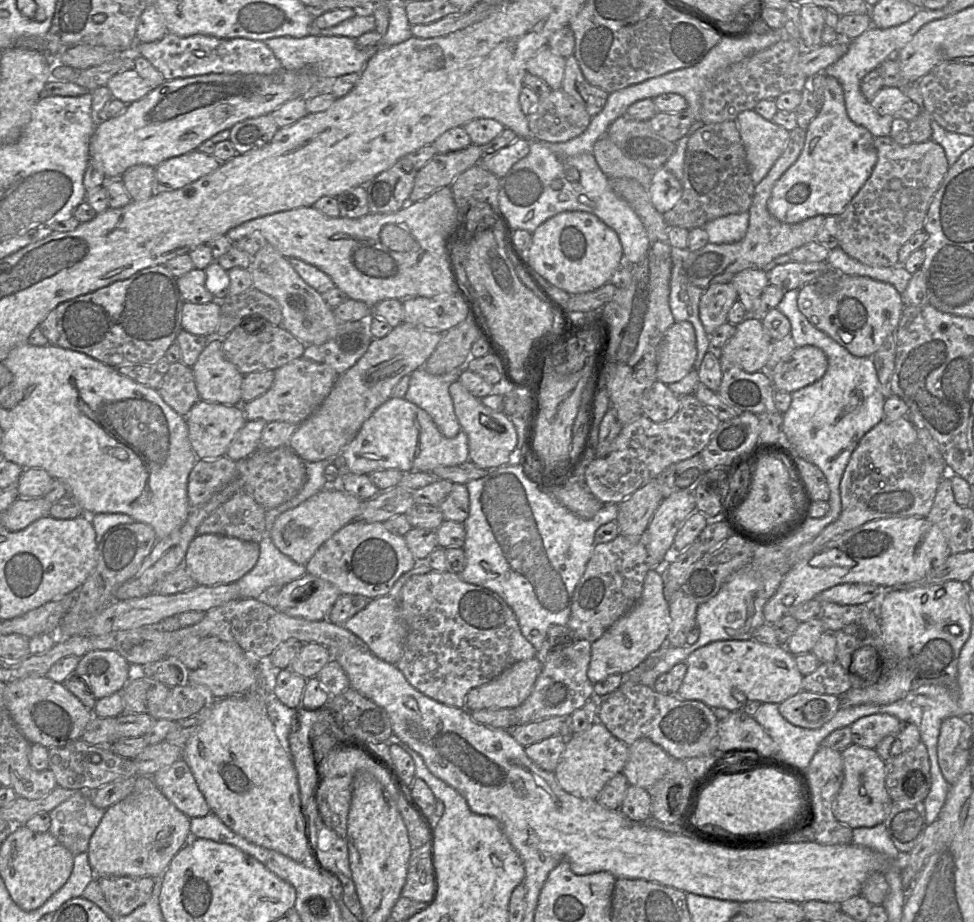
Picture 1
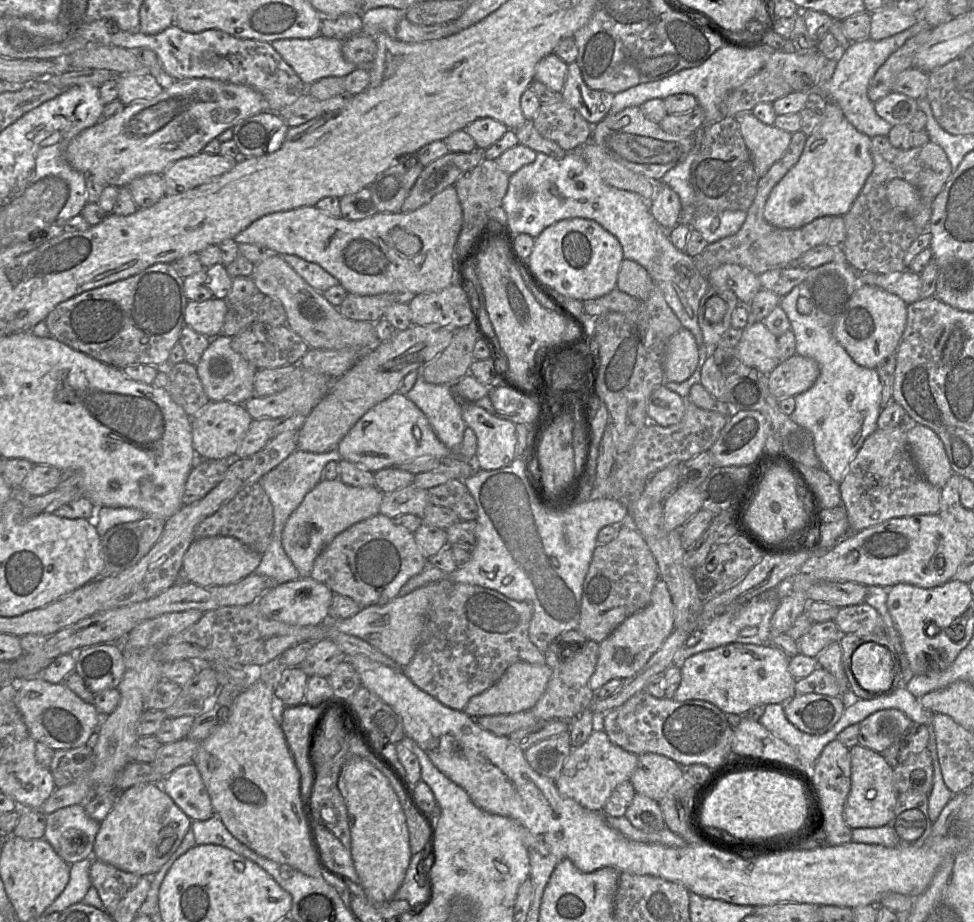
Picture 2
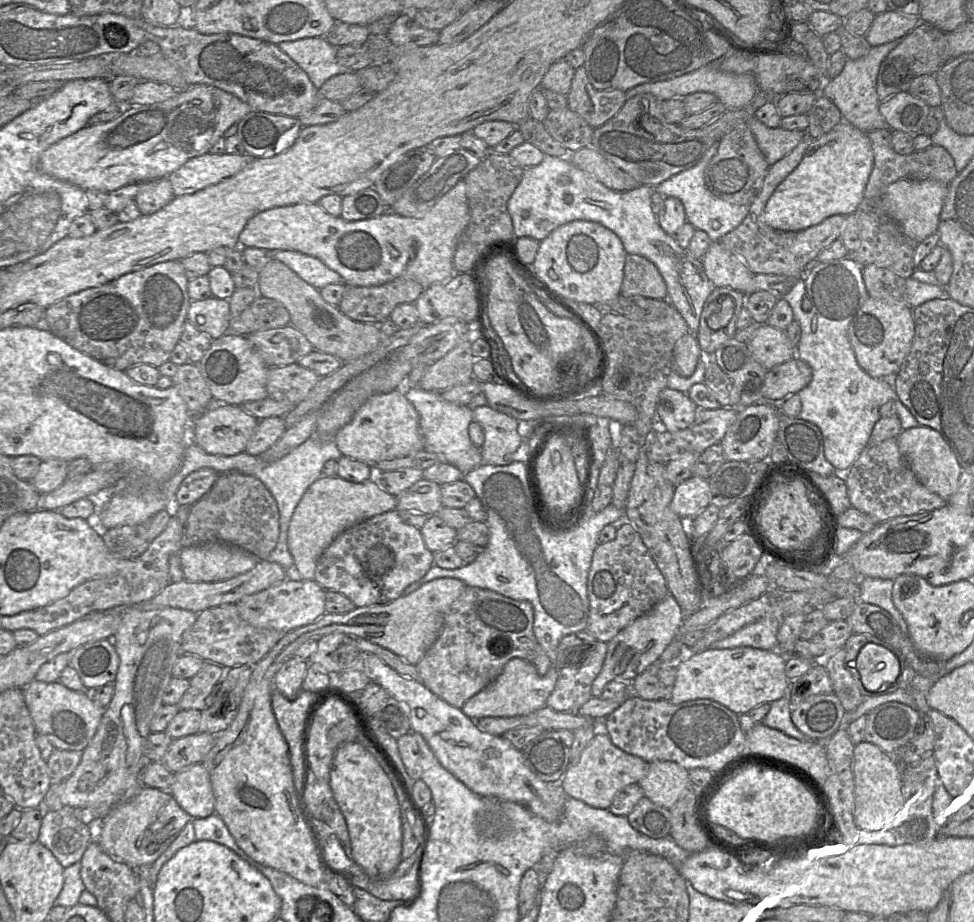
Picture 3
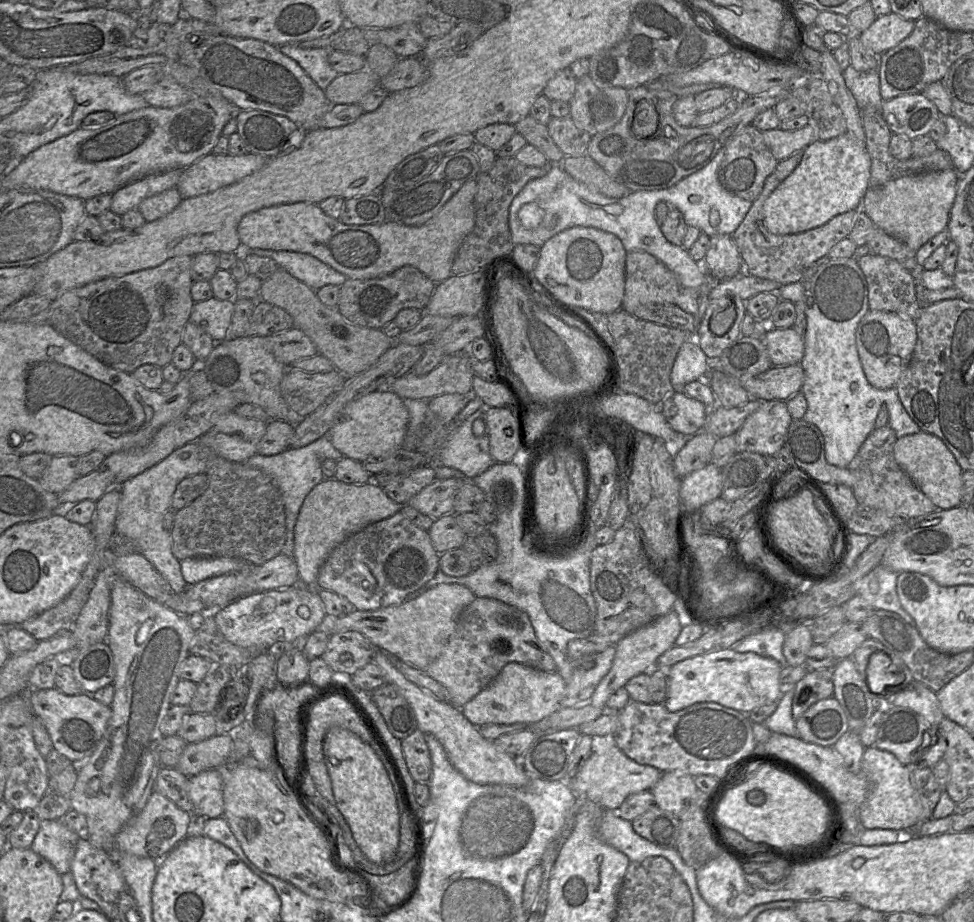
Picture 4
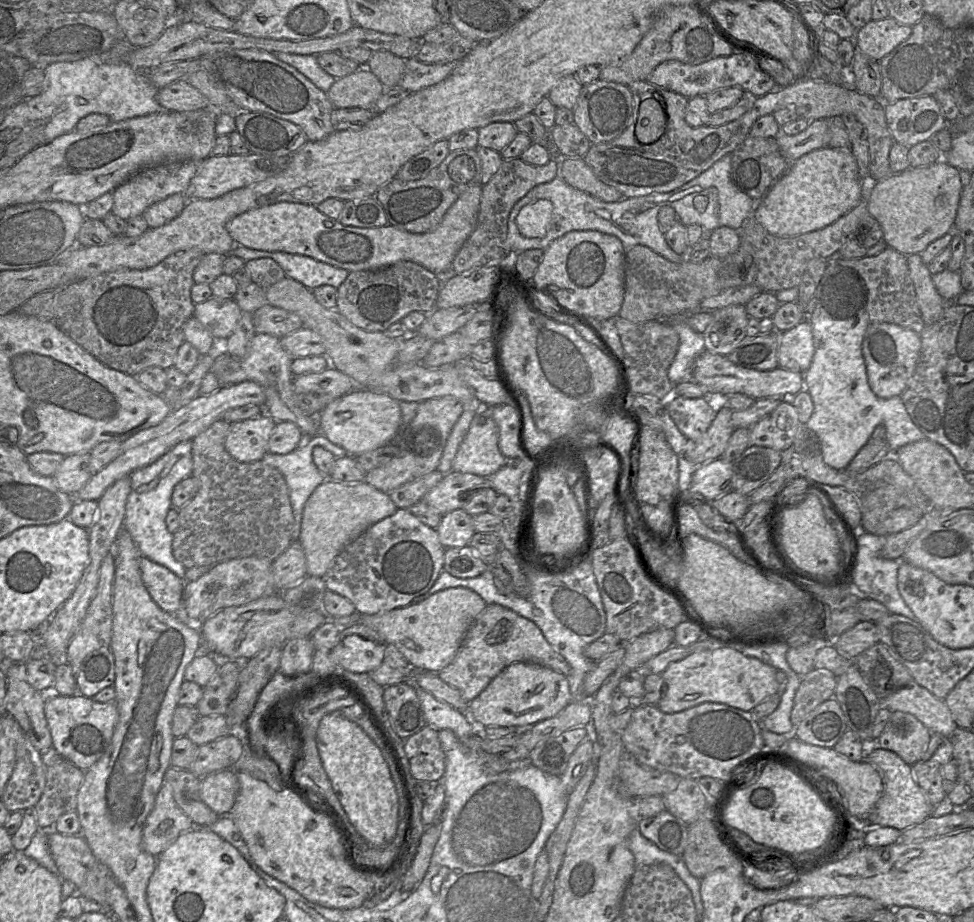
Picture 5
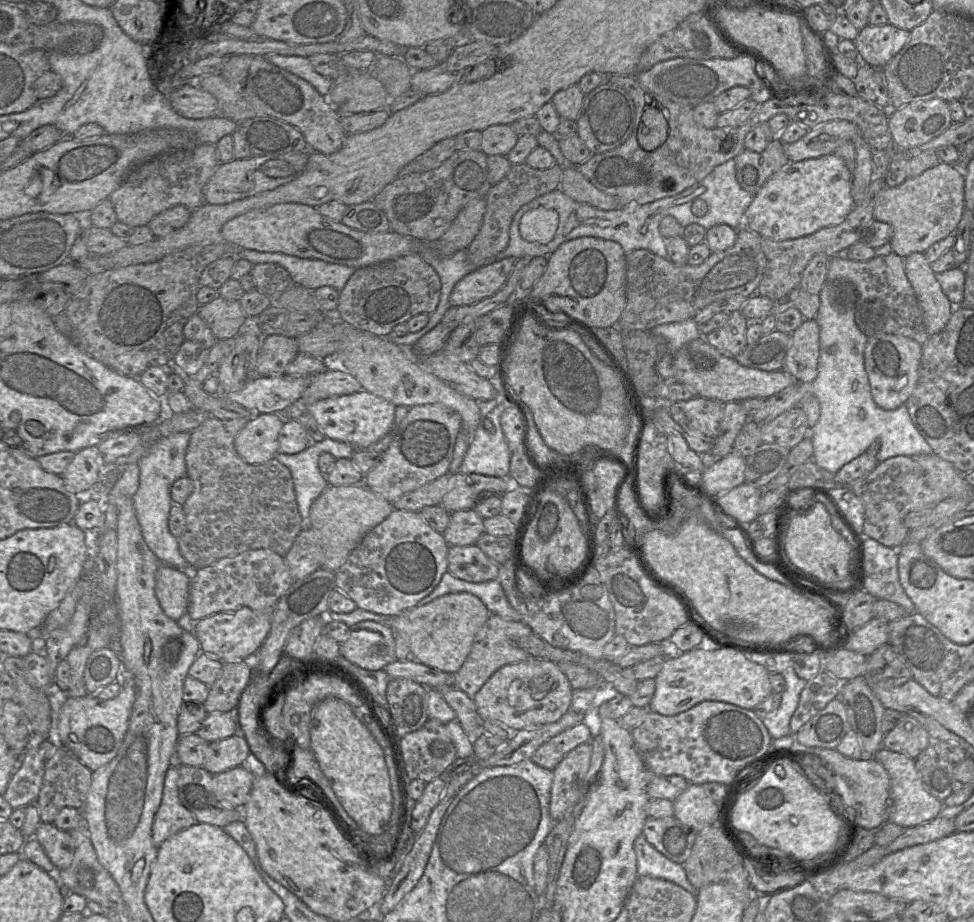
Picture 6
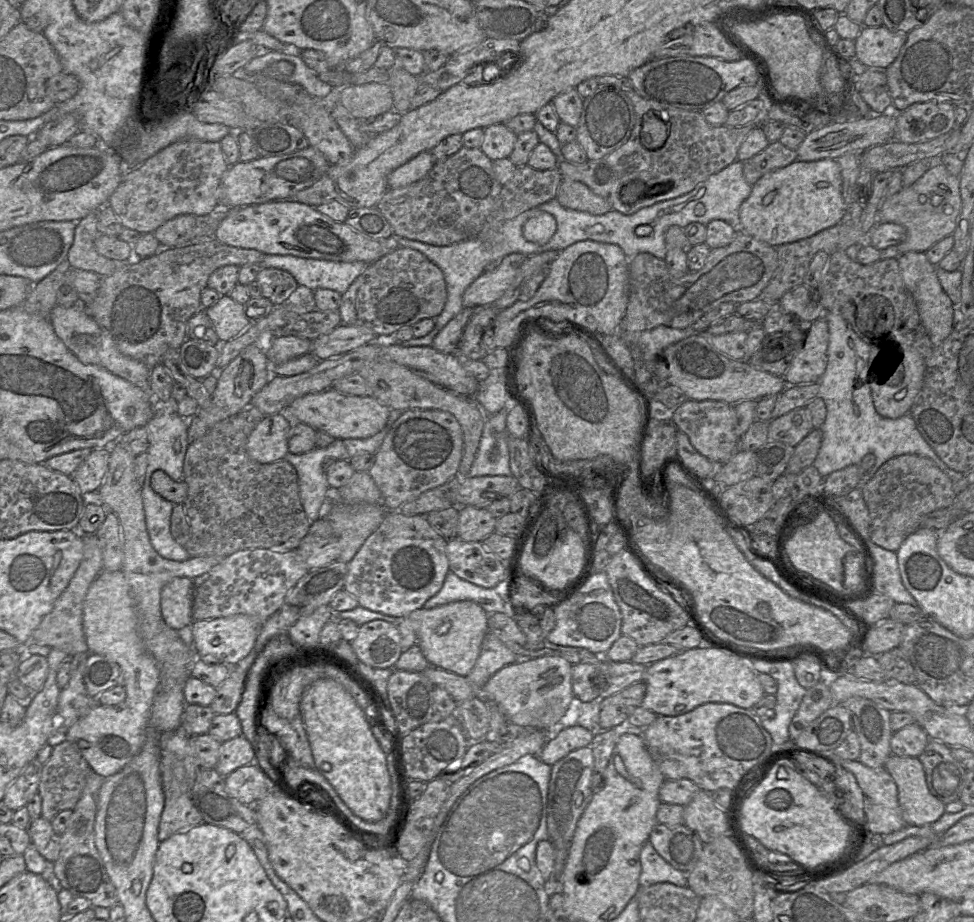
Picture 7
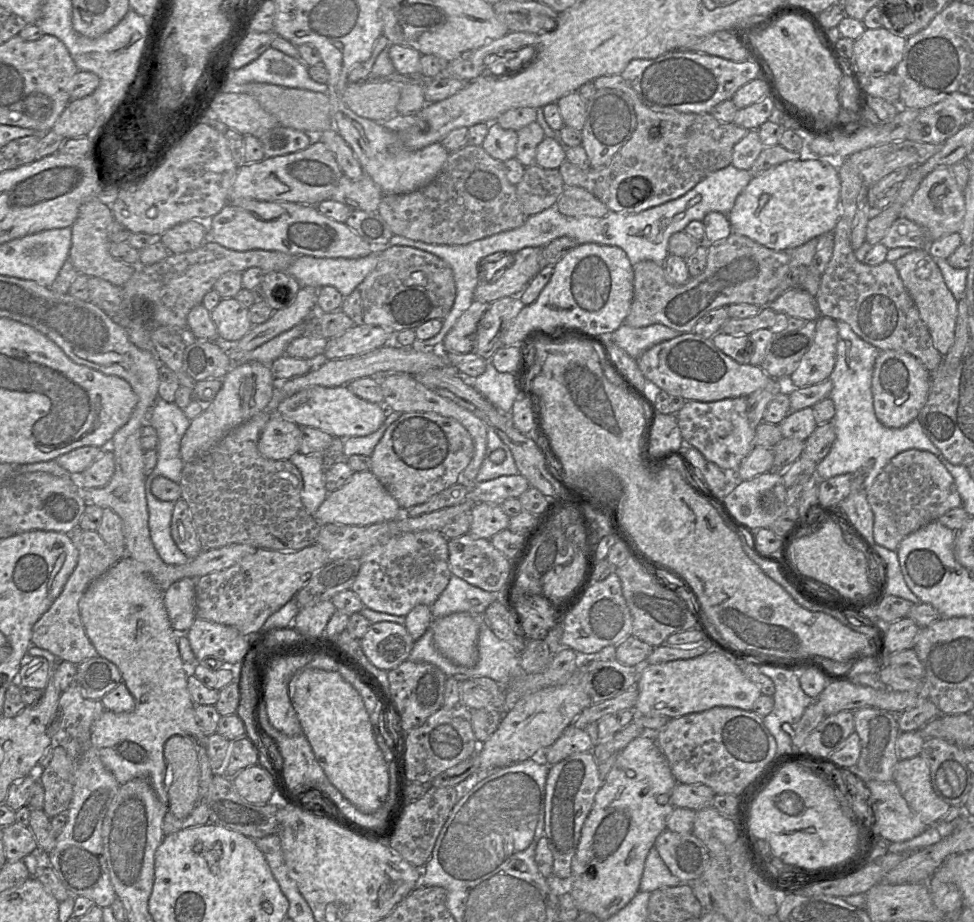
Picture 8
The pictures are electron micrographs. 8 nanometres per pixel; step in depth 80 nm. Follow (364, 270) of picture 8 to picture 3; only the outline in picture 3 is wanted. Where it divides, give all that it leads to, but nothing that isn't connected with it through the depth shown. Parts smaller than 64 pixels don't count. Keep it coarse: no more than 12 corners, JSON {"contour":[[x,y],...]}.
{"contour":[[268,251],[317,290],[344,283],[316,257],[296,251]]}

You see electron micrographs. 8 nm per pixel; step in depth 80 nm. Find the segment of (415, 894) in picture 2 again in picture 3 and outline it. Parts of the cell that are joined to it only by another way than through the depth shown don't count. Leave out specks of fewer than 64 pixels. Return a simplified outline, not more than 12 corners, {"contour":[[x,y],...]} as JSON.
{"contour":[[418,849],[387,878],[362,869],[360,885],[385,901],[415,904],[422,895]]}

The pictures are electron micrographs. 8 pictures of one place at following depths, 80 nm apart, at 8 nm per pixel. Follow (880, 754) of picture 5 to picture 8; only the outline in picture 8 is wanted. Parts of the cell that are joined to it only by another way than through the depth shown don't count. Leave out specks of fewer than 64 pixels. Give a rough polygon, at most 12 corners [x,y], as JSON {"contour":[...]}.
{"contour":[[920,755],[899,760],[893,781],[927,826],[951,807],[934,792]]}

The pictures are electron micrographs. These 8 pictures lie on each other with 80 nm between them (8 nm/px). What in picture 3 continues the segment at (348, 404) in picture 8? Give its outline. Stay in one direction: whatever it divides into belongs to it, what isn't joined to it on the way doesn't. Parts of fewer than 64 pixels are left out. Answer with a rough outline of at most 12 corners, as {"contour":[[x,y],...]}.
{"contour":[[404,388],[370,396],[333,437],[371,467],[423,449]]}

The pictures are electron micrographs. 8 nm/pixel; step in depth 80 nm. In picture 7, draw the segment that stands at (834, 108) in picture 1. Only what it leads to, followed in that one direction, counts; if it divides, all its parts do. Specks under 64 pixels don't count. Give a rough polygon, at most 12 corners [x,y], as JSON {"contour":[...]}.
{"contour":[[837,160],[763,175],[738,227],[777,247],[846,212]]}

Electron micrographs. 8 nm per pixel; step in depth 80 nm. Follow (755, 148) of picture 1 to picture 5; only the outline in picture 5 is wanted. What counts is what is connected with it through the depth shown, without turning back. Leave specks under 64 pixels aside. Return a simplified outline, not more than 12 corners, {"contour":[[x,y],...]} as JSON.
{"contour":[[811,121],[796,135],[775,136],[782,155],[794,162],[828,146],[828,121]]}

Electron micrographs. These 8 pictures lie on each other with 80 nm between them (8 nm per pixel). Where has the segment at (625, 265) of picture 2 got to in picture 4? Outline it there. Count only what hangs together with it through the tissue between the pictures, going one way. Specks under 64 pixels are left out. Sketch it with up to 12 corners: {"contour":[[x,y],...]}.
{"contour":[[645,251],[627,252],[621,310],[675,304],[681,285]]}

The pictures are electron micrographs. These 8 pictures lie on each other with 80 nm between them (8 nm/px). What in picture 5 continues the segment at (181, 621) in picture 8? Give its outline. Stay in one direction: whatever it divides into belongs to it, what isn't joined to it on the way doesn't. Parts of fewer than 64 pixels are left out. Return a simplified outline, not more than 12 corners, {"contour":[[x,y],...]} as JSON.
{"contour":[[144,556],[142,581],[163,611],[183,604],[186,580]]}

